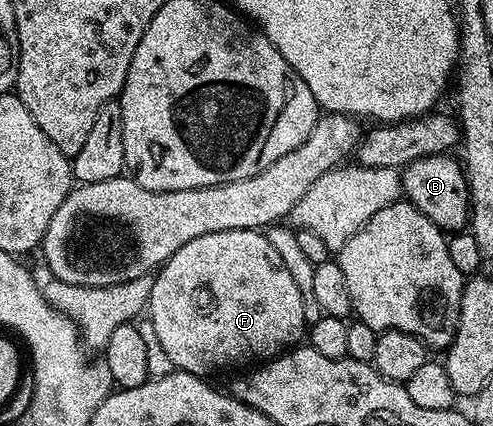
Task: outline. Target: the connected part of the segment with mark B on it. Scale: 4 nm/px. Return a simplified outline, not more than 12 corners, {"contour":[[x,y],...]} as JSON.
{"contour":[[430,155],[402,168],[406,202],[445,233],[471,214],[463,164]]}

